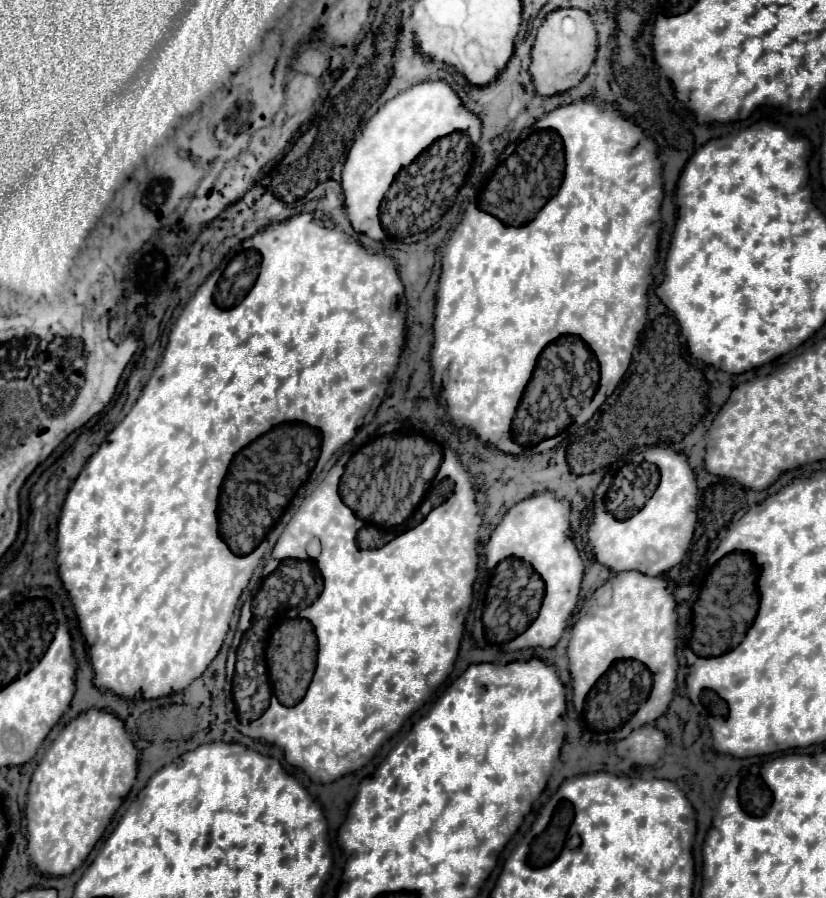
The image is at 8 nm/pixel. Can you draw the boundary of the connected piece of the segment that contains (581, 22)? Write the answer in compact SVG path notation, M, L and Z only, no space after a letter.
M558 9L552 11L542 27L538 29L534 47L530 75L536 93L542 97L552 97L576 87L588 73L596 57L596 29L586 11L580 9Z

